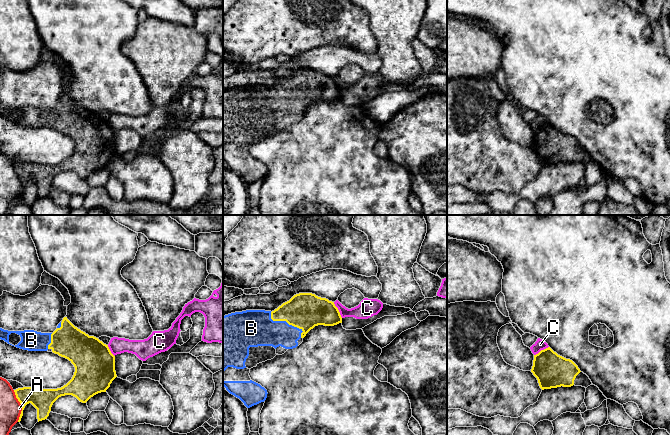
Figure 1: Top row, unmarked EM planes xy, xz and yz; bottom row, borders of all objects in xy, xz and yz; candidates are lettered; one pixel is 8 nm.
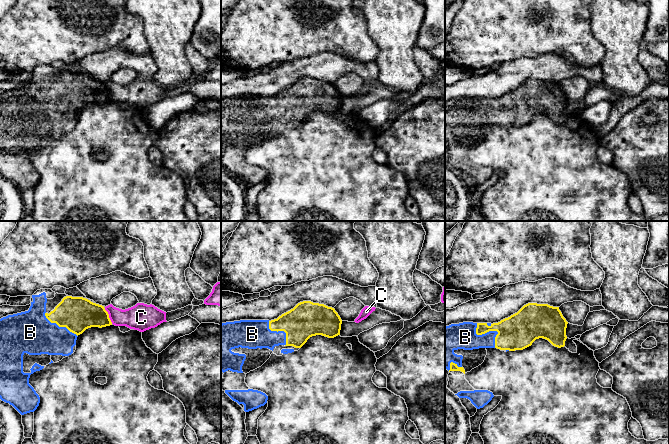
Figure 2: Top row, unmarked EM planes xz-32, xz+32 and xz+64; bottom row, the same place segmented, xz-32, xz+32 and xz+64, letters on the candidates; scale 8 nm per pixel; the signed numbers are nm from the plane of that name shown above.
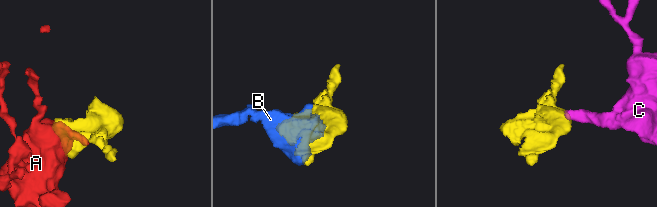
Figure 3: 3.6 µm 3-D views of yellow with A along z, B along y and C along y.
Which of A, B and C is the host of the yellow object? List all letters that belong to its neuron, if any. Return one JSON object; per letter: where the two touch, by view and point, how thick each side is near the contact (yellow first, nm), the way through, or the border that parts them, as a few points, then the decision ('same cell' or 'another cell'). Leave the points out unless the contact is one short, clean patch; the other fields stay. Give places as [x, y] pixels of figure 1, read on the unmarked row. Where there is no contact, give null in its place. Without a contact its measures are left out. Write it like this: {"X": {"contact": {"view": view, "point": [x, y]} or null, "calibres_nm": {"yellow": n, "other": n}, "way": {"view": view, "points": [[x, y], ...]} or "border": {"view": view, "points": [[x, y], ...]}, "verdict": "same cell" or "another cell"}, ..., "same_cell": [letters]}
{"A": {"contact": {"view": "xy", "point": [21, 182]}, "calibres_nm": {"yellow": 180, "other": 180}, "verdict": "another cell"}, "B": {"contact": {"view": "xz", "point": [287, 98]}, "calibres_nm": {"yellow": 280, "other": 280}, "verdict": "same cell"}, "C": {"contact": {"view": "xz", "point": [338, 86]}, "calibres_nm": {"yellow": 280, "other": 150}, "border": {"view": "xz", "points": [[333, 78], [342, 93]]}, "verdict": "another cell"}, "same_cell": ["B"]}

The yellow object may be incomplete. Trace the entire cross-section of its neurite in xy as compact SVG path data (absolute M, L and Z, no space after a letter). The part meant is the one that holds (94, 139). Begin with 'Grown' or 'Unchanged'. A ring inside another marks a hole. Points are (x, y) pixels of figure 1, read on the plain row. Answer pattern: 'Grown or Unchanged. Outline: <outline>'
Grown. Outline: M67 93L63 94L53 109L41 109L34 106L8 107L0 104L0 115L10 120L9 111L11 109L16 109L21 113L21 117L15 123L28 127L47 127L51 125L53 129L68 135L75 143L72 155L61 164L43 165L38 163L23 163L14 166L16 174L22 183L18 198L21 197L23 186L29 179L37 185L37 195L39 198L47 195L53 179L59 173L72 171L80 178L86 179L94 171L106 168L112 157L117 153L115 132L111 129L108 121L75 103Z

